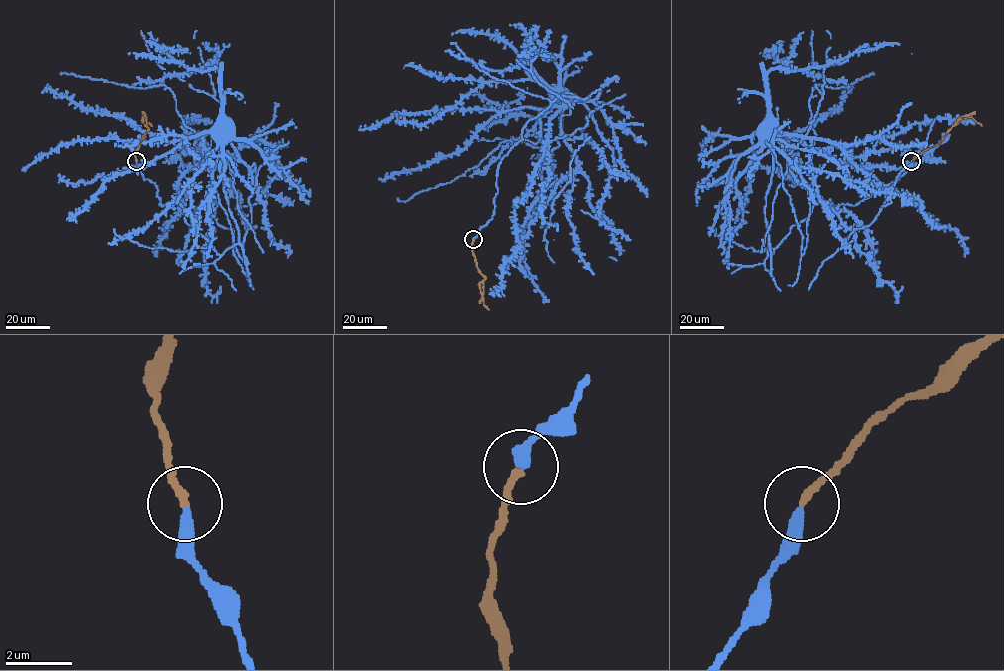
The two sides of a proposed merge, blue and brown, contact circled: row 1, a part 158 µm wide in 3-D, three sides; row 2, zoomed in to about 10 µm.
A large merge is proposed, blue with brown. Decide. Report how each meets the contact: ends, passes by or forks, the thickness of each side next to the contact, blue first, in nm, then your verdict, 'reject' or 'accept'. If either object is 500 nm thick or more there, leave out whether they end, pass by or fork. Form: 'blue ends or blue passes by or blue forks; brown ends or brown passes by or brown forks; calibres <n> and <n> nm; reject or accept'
blue ends; brown ends; calibres 340 and 240 nm; accept

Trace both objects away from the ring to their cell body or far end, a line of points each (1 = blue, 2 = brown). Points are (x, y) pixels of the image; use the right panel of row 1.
1: (912, 161), (898, 179), (855, 205), (816, 203), (768, 255), (765, 209), (773, 151), (768, 123)
2: (912, 161), (937, 144), (959, 120), (969, 117), (962, 116), (954, 122)

